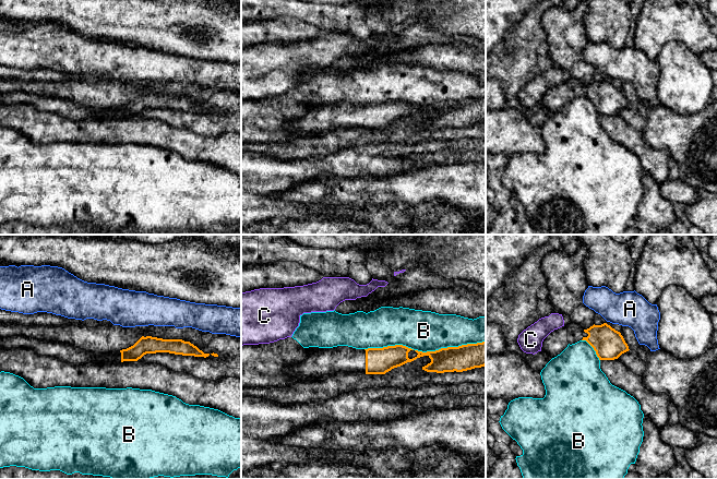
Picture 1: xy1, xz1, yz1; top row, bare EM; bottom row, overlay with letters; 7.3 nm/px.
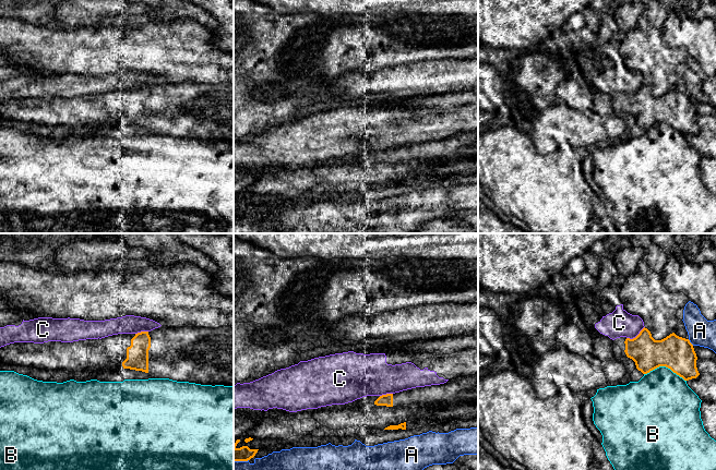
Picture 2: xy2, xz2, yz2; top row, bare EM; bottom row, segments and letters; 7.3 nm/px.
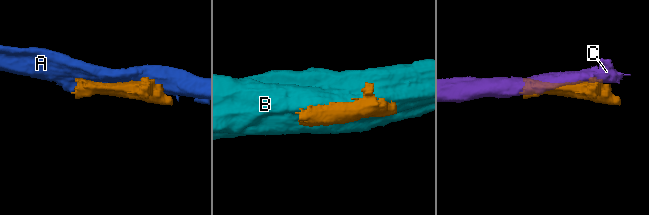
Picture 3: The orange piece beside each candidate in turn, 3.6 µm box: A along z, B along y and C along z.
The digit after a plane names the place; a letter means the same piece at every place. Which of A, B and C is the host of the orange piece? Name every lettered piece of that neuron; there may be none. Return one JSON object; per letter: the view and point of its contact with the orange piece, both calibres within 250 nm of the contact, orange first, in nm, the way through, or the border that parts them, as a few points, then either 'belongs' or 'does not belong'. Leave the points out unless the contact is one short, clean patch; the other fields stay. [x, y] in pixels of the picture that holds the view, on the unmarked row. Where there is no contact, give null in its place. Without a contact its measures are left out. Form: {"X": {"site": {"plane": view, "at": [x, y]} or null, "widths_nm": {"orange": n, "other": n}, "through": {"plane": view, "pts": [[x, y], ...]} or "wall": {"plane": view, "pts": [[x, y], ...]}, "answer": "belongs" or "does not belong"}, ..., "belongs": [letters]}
{"A": {"site": {"plane": "yz2", "at": [690, 98]}, "widths_nm": {"orange": 260, "other": 200}, "answer": "does not belong"}, "B": {"site": {"plane": "xz1", "at": [425, 108]}, "widths_nm": {"orange": 180, "other": 300}, "answer": "does not belong"}, "C": {"site": {"plane": "yz2", "at": [636, 92]}, "widths_nm": {"orange": 240, "other": 200}, "wall": {"plane": "yz2", "pts": [[644, 82], [634, 93], [627, 94]]}, "answer": "does not belong"}, "belongs": []}

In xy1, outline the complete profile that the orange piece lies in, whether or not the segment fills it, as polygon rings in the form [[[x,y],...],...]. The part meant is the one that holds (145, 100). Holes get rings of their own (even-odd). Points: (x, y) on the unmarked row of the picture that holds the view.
[[[22,91],[0,93],[2,104],[28,104],[41,111],[56,112],[70,119],[105,119],[138,117],[146,109],[169,108],[182,111],[208,112],[190,97],[142,92],[133,101],[120,107],[96,111],[70,99],[36,95]]]

